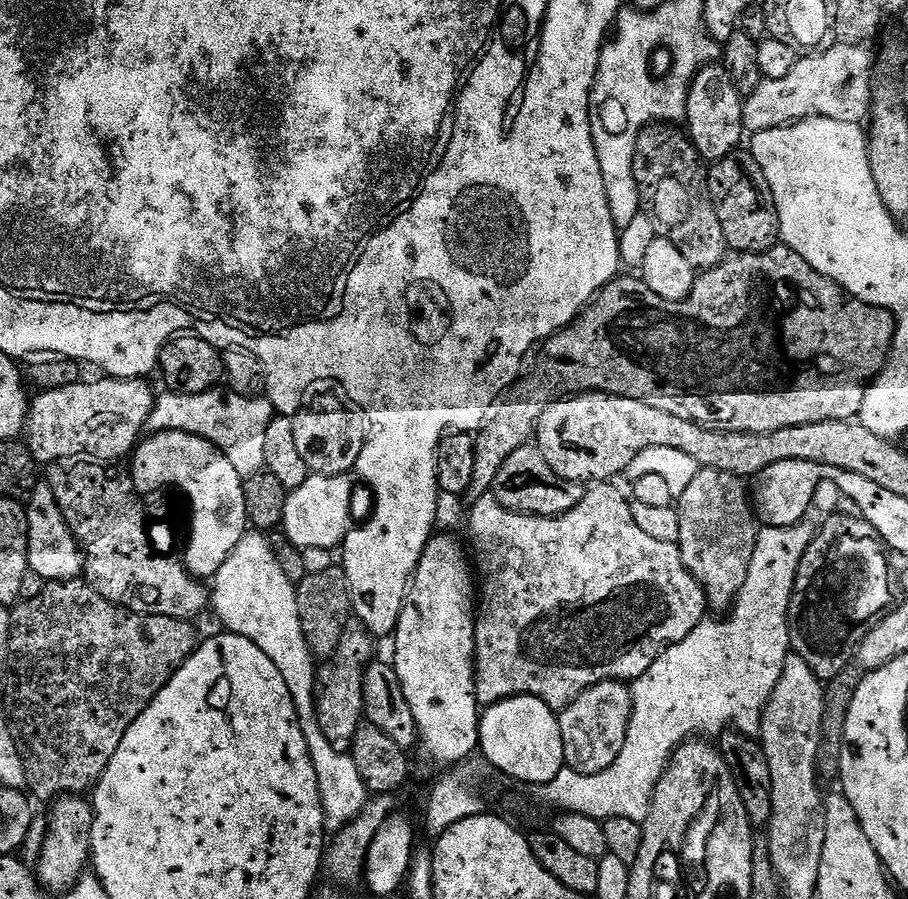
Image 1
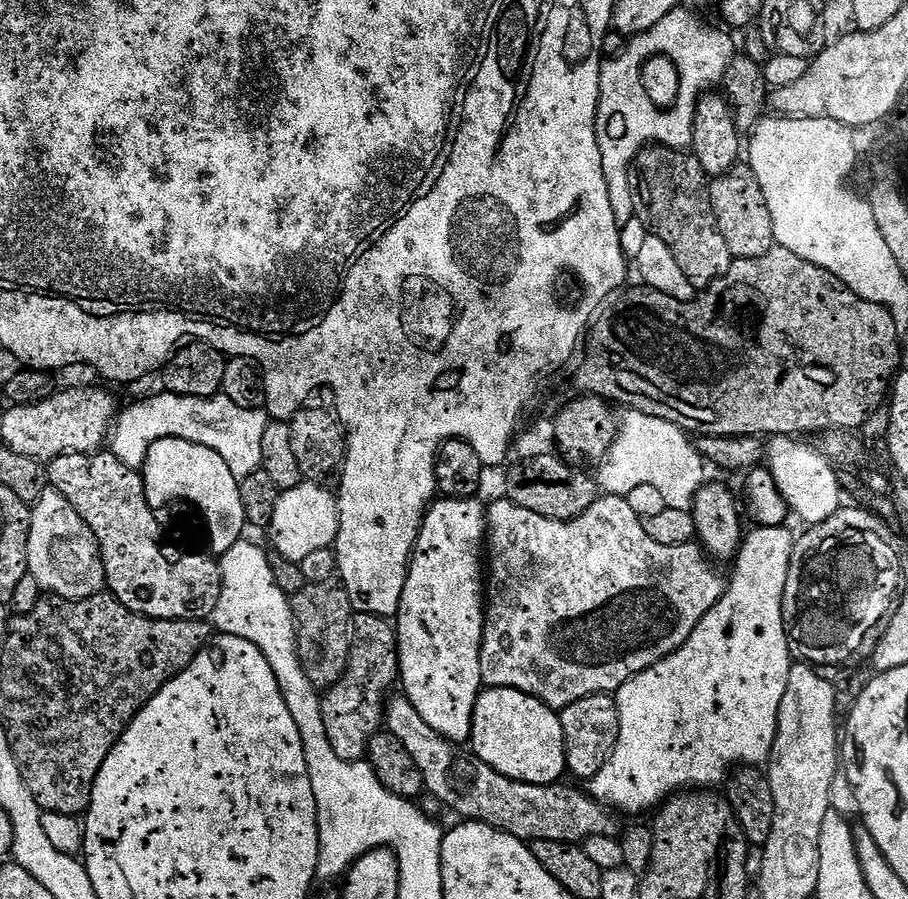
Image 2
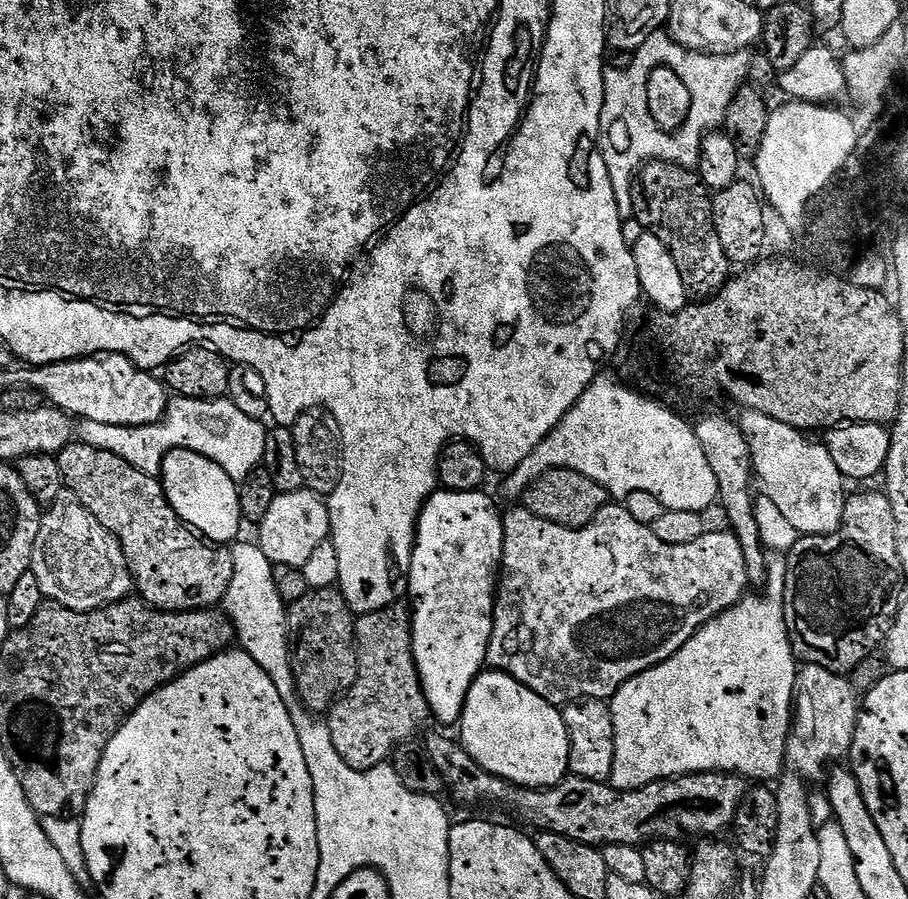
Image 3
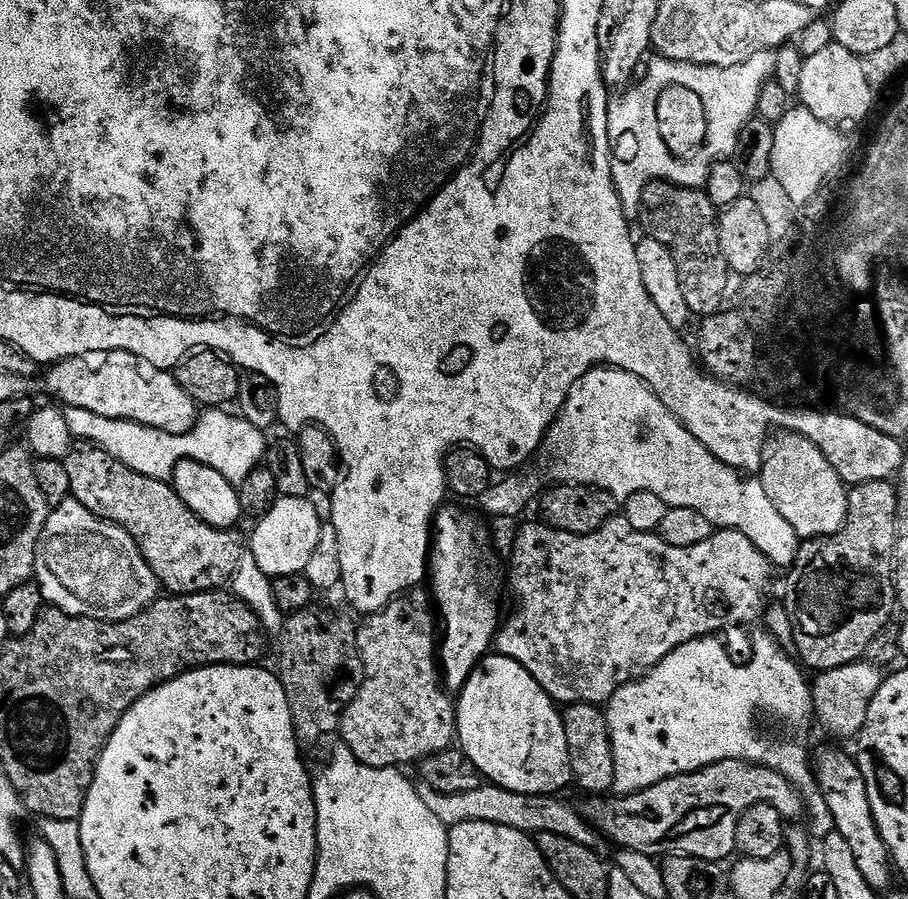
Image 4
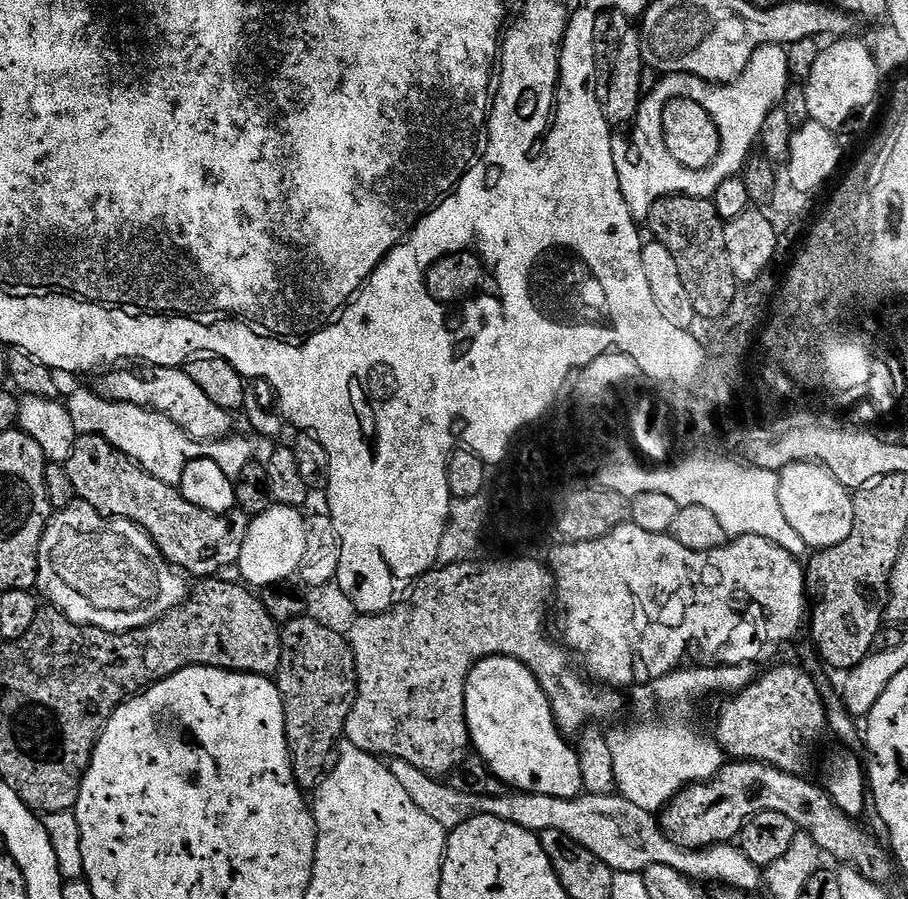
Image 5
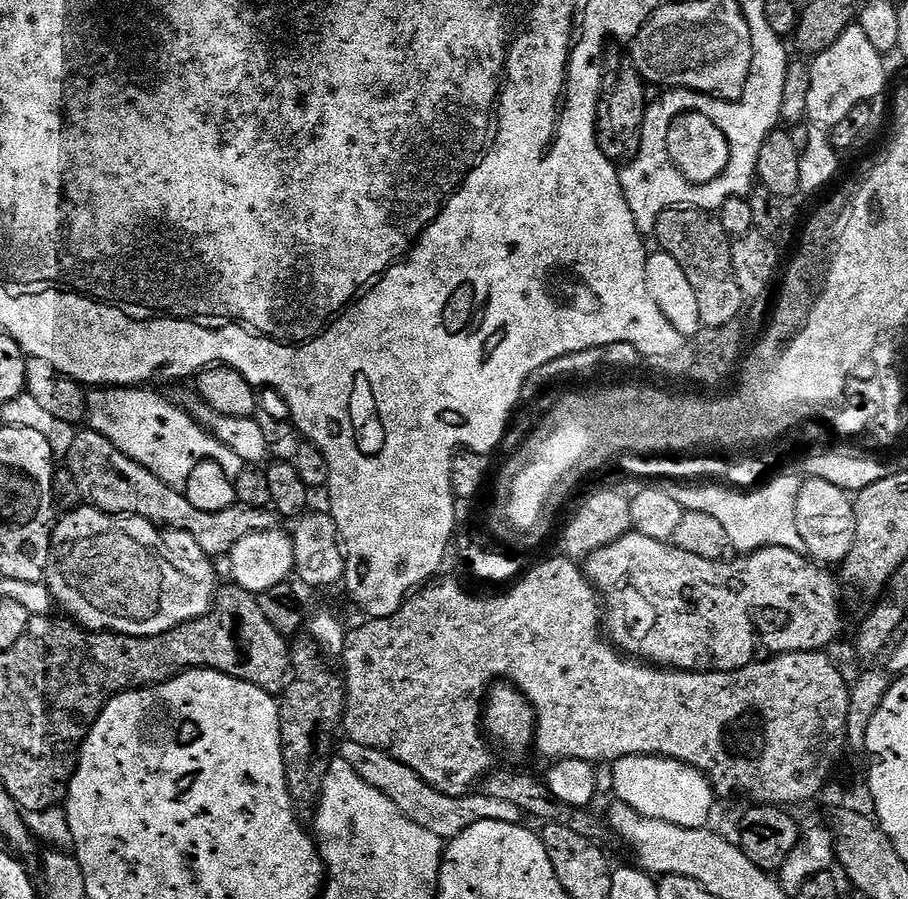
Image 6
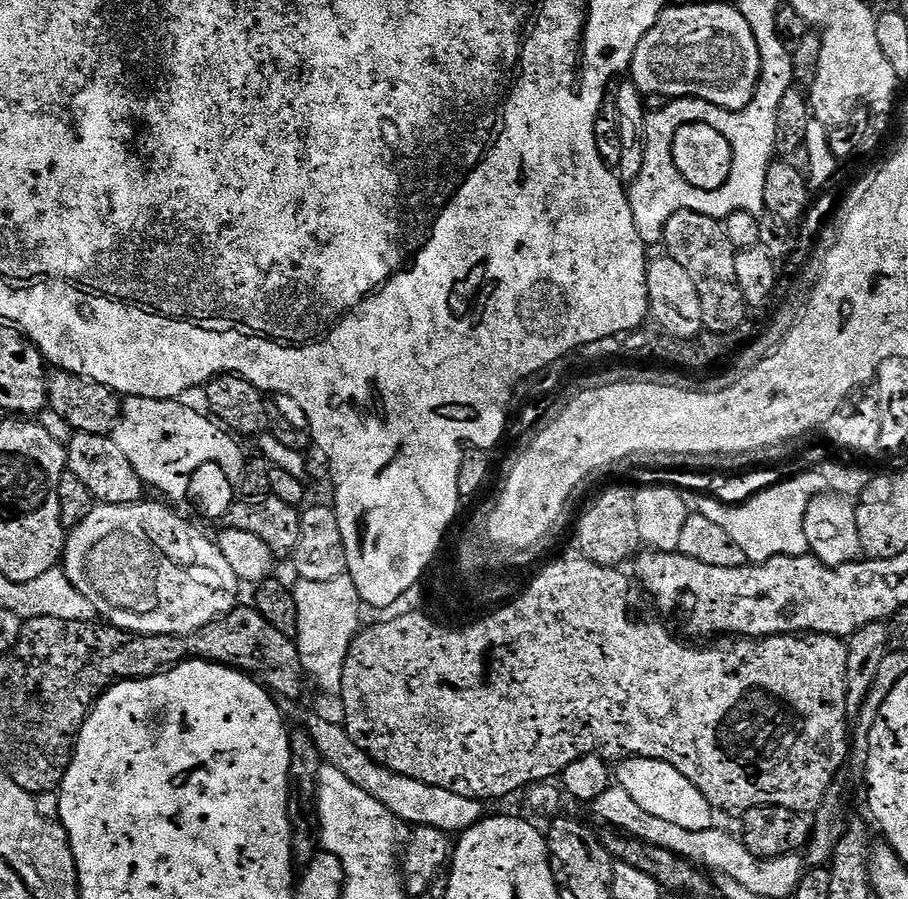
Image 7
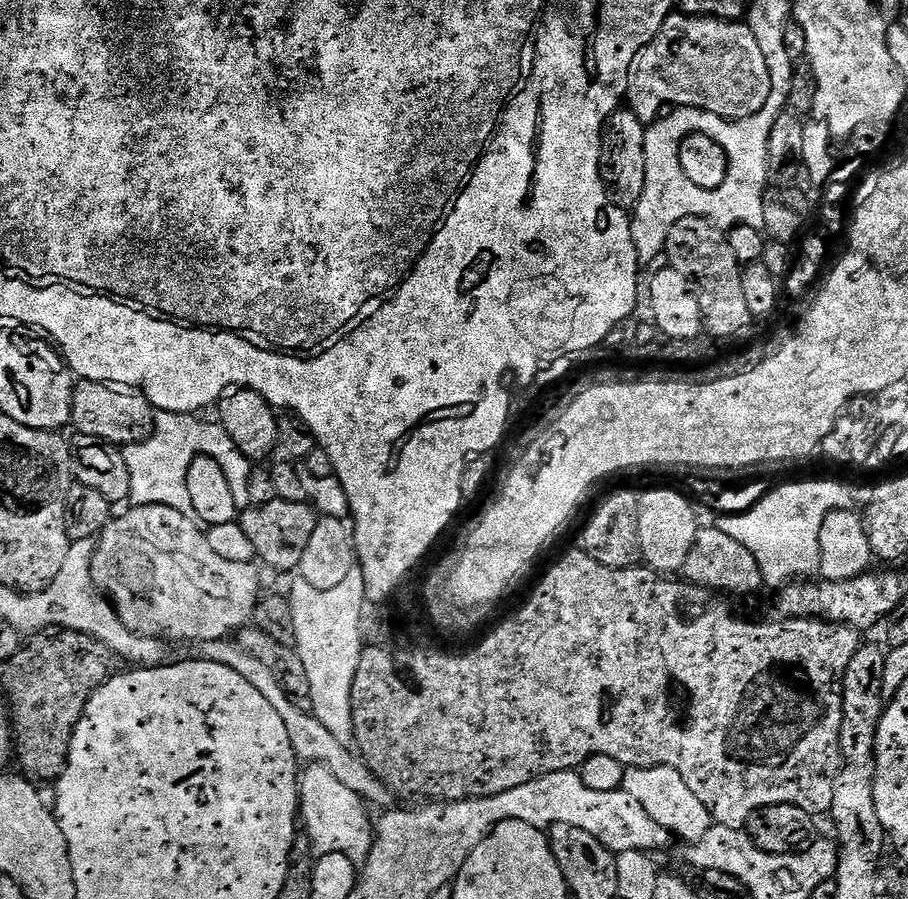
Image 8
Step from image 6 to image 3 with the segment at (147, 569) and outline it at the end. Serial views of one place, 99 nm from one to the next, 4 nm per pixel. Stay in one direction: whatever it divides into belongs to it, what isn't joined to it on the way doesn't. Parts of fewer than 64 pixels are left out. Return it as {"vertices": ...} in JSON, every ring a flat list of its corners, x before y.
{"vertices":[[67,490,60,492,51,508,43,513,30,571,38,578,38,586,42,586,45,597,51,603,61,604,75,612,97,612,99,608,129,599,134,592,126,554,118,538,114,538,114,534,110,534,110,530,106,530,102,522,98,522,98,518,82,506,80,499]]}

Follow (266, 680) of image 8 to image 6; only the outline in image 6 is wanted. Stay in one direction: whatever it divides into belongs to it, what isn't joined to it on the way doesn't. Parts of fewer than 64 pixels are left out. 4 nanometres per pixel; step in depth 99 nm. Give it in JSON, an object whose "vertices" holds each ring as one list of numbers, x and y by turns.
{"vertices":[[349,739,343,741,343,743,341,748,340,745,338,748,341,759,350,762,350,766,354,767,355,772,358,773,366,783,370,783,371,786,380,789,382,793,388,795,397,804,406,818,410,818,418,826,430,830,430,834,438,834,438,838,442,841,447,842,454,839,458,834,462,834,462,830,474,826,474,822,497,820,498,822,518,824,525,819,524,812,518,810,518,806,514,806,514,802,502,802,498,798,490,798,483,794,469,794,466,796,442,794,438,790,434,790,434,786,430,786,426,783,410,766,398,762,390,754,386,754,382,750,374,750,370,746,362,746,360,743,354,743,353,740]]}

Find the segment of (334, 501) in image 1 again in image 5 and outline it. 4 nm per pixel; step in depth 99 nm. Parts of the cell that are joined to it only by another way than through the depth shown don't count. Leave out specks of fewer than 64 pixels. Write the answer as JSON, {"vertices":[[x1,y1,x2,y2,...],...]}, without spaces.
{"vertices":[[273,504,261,516,251,517,246,542,242,542,239,579,256,590,291,581,300,571,302,553,306,550,305,519,301,509,281,504]]}

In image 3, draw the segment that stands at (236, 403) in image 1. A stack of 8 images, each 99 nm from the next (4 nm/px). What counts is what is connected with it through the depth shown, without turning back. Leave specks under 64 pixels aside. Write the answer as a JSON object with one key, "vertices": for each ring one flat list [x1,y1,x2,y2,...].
{"vertices":[[185,396,169,399,168,408,156,424,147,424,137,428,126,426,106,426,98,422,81,420,78,424,78,440,98,450,118,454,122,462,130,462,147,476,159,477,164,456,179,448,194,450,222,466,226,474,234,481,242,481,264,463,266,438,269,429,264,420,255,420,242,414,227,398,219,400,195,400]]}

